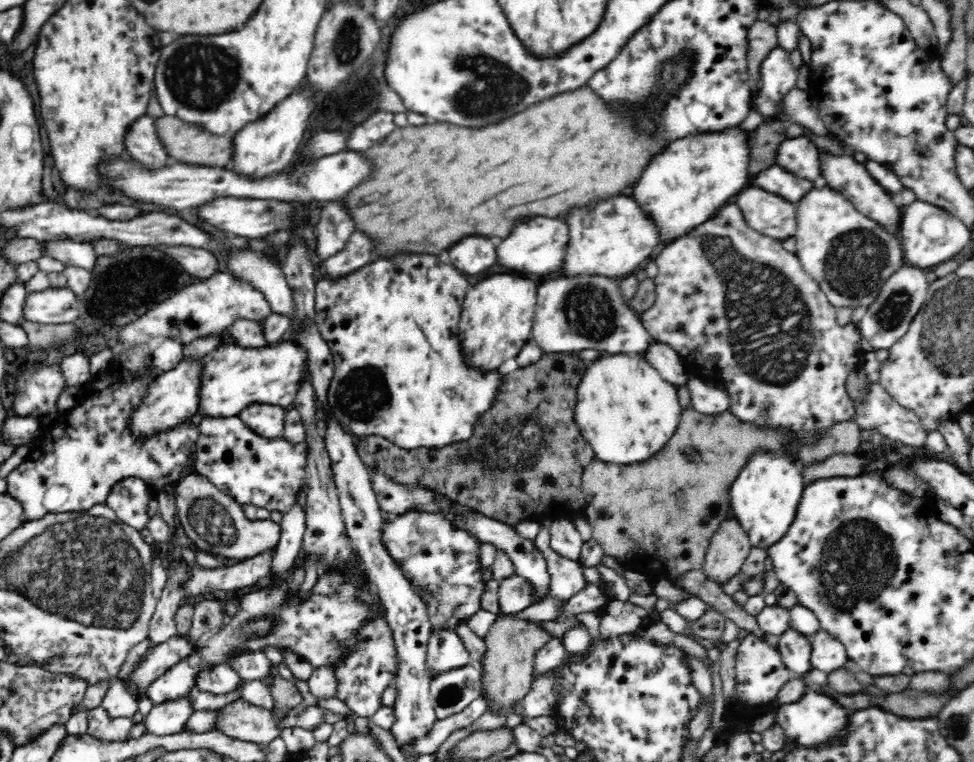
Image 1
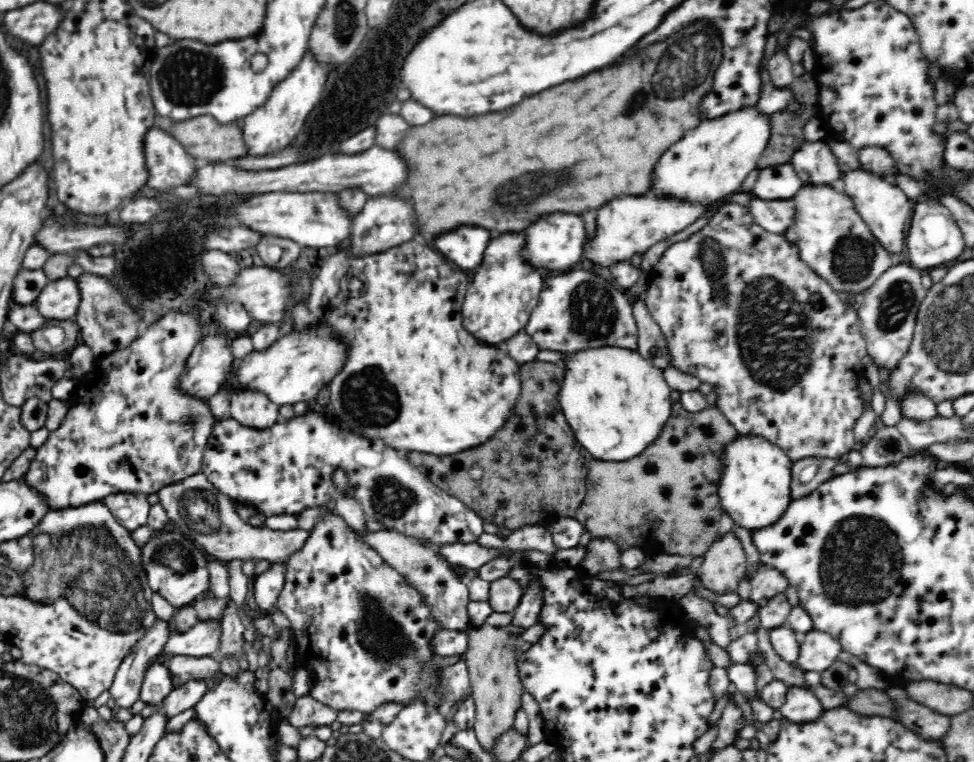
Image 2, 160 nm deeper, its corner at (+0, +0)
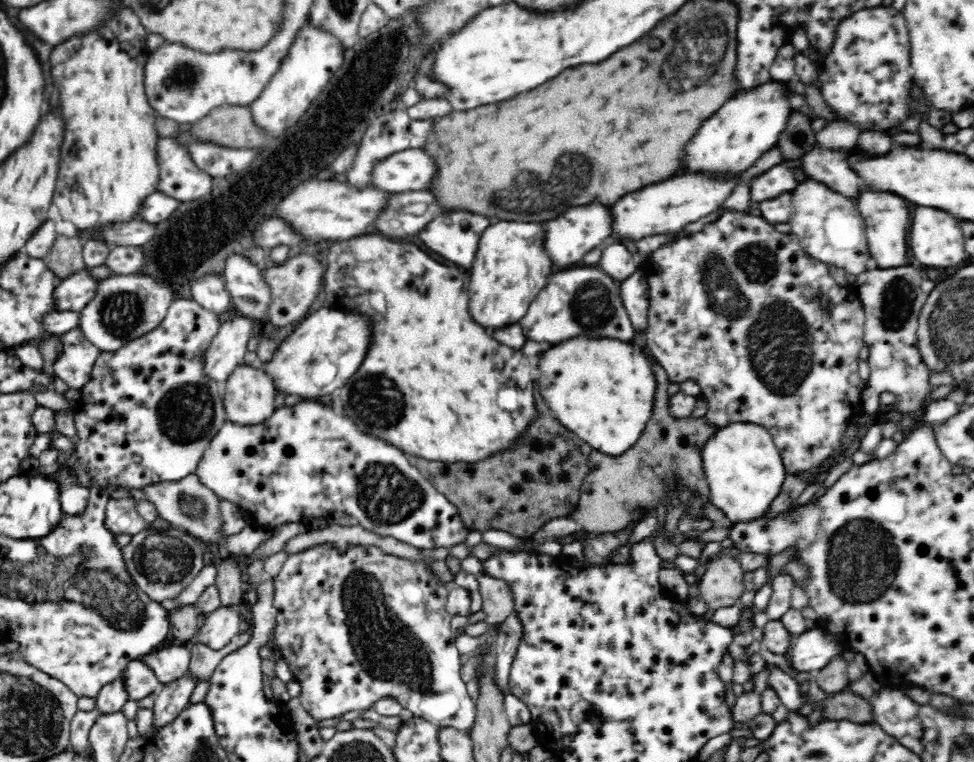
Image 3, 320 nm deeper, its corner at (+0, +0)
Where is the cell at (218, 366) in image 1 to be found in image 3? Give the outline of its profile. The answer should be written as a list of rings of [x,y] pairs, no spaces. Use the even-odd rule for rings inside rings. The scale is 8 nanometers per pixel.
[[[323,306],[297,322],[271,357],[255,366],[271,378],[278,394],[300,396],[303,400],[318,400],[320,396],[335,394],[361,365],[370,337],[366,326],[366,320],[357,314]]]

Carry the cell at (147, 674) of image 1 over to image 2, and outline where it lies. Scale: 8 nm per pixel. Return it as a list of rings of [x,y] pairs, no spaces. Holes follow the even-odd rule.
[[[198,621],[189,631],[173,632],[168,642],[163,646],[160,660],[167,664],[172,656],[215,655],[218,650],[220,638],[220,624],[215,622]]]

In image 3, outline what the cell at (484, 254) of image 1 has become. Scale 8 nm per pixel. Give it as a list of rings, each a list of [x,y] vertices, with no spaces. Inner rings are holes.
[[[466,212],[442,214],[420,232],[420,238],[446,260],[470,268],[479,250],[480,236],[488,226],[490,220],[482,216]]]

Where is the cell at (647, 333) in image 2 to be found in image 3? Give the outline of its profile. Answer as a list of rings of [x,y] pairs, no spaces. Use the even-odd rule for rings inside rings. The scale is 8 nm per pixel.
[[[641,269],[620,284],[620,294],[632,325],[640,335],[644,336],[649,328],[648,288],[647,275]]]

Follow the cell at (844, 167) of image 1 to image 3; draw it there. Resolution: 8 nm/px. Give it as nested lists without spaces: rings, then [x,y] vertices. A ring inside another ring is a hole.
[[[870,188],[862,190],[866,192],[858,200],[858,210],[866,218],[866,235],[872,257],[880,265],[880,269],[908,264],[906,256],[909,253],[909,246],[906,244],[906,228],[910,224],[910,204],[902,196],[888,190],[884,192]]]

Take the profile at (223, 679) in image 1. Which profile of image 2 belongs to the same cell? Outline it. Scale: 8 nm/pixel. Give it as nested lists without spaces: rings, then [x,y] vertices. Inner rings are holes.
[[[214,655],[201,657],[172,656],[166,666],[174,674],[177,688],[191,681],[212,686],[220,681],[223,676],[220,661],[216,661]]]

